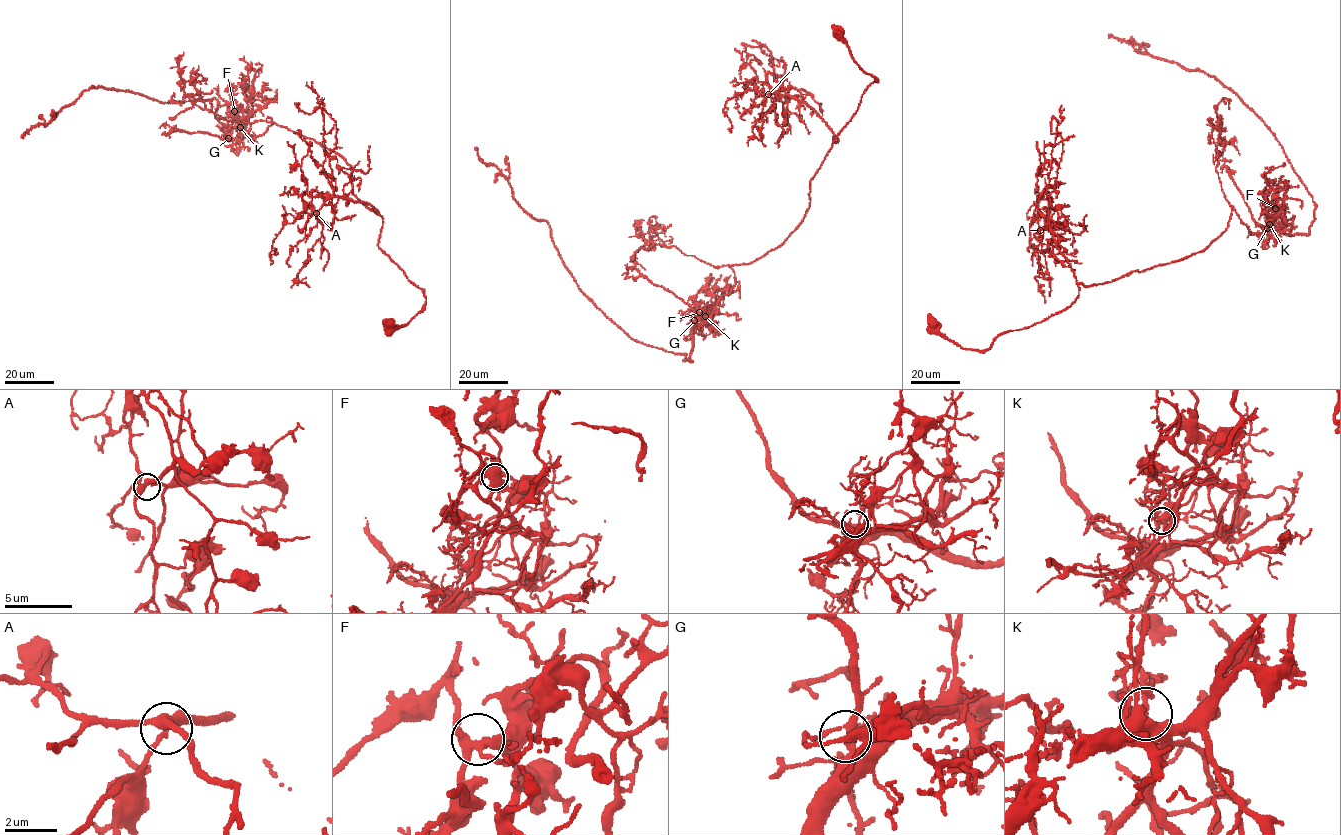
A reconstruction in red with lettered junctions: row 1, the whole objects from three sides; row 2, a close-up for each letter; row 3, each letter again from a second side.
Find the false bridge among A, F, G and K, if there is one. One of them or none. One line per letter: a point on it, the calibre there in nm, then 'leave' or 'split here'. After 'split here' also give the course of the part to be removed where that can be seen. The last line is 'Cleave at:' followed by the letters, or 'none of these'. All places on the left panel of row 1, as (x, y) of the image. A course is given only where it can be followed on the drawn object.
A: (316, 213) | 380 nm | leave
F: (234, 111) | 360 nm | leave
G: (228, 138) | 300 nm | leave
K: (240, 127) | 400 nm | split here | (239, 128), (232, 139), (225, 138), (215, 99), (165, 103), (92, 86), (47, 125), (34, 125), (22, 136)
Cleave at: K

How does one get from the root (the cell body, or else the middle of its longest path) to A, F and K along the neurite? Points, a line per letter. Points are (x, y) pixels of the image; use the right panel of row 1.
A: (935, 323), (949, 340), (980, 351), (1071, 305), (1079, 290), (1074, 271), (1049, 226), (1040, 230)
F: (935, 323), (984, 350), (1065, 310), (1079, 284), (1200, 251), (1232, 210), (1264, 234), (1275, 208)
K: (935, 323), (962, 348), (984, 350), (1065, 310), (1079, 284), (1200, 251), (1232, 210), (1249, 232), (1269, 224)

